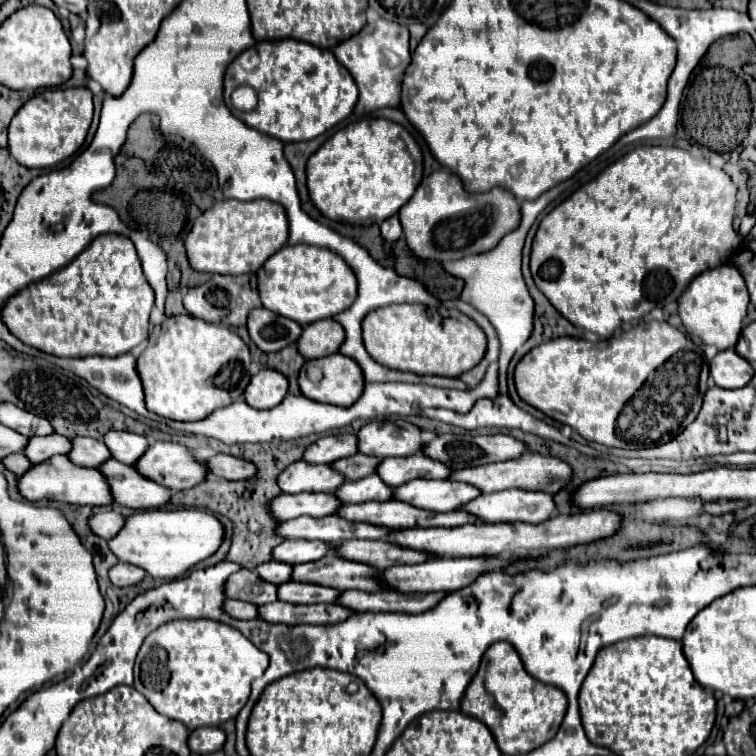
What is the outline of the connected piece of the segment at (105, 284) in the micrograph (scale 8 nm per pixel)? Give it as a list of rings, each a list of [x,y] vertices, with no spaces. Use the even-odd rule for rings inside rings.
[[[107,233],[95,237],[95,241],[91,241],[91,245],[67,267],[59,269],[57,273],[49,275],[39,283],[31,283],[29,287],[9,297],[1,309],[1,317],[7,329],[17,339],[43,353],[55,357],[89,357],[89,355],[117,357],[147,339],[151,309],[153,289],[141,271],[135,245],[131,243],[131,239],[123,235]]]

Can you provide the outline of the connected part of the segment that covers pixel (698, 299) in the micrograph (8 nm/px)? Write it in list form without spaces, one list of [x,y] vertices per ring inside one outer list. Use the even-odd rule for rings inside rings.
[[[721,265],[707,273],[699,273],[699,277],[695,277],[695,281],[691,281],[691,285],[683,291],[677,305],[677,313],[687,333],[699,337],[703,345],[713,345],[719,351],[725,351],[733,349],[739,339],[747,317],[749,293],[741,273],[733,265]]]

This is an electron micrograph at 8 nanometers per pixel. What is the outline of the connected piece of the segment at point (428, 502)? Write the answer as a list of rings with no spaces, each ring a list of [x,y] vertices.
[[[415,479],[395,487],[397,501],[427,511],[455,511],[457,507],[475,499],[477,495],[481,495],[479,489],[465,483],[453,483],[453,481]]]

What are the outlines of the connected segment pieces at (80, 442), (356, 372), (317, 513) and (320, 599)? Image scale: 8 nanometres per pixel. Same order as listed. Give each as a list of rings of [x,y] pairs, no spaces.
[[[73,437],[71,439],[71,453],[67,453],[67,457],[75,465],[99,467],[111,455],[109,455],[109,449],[105,447],[105,443],[101,443],[97,439],[91,439],[91,437]]]
[[[341,353],[305,361],[305,365],[301,367],[301,373],[299,373],[301,393],[307,399],[315,399],[319,403],[331,403],[331,405],[343,405],[343,407],[353,405],[361,397],[363,385],[365,385],[365,377],[363,377],[363,371],[359,369],[359,365],[355,361],[351,361],[351,357],[345,357]]]
[[[281,493],[279,497],[271,499],[271,505],[267,505],[267,509],[271,509],[271,517],[275,517],[277,521],[289,521],[303,515],[317,519],[335,513],[337,507],[341,507],[341,503],[329,493]]]
[[[287,581],[279,585],[279,599],[287,603],[333,603],[339,597],[339,591],[321,587],[321,585],[311,585],[311,583],[295,583]]]

